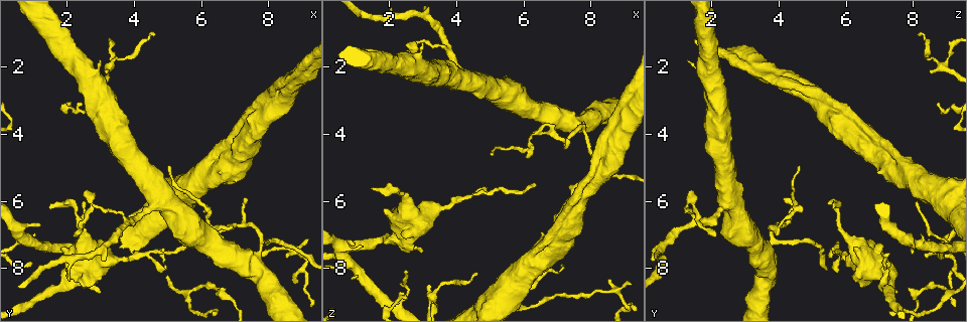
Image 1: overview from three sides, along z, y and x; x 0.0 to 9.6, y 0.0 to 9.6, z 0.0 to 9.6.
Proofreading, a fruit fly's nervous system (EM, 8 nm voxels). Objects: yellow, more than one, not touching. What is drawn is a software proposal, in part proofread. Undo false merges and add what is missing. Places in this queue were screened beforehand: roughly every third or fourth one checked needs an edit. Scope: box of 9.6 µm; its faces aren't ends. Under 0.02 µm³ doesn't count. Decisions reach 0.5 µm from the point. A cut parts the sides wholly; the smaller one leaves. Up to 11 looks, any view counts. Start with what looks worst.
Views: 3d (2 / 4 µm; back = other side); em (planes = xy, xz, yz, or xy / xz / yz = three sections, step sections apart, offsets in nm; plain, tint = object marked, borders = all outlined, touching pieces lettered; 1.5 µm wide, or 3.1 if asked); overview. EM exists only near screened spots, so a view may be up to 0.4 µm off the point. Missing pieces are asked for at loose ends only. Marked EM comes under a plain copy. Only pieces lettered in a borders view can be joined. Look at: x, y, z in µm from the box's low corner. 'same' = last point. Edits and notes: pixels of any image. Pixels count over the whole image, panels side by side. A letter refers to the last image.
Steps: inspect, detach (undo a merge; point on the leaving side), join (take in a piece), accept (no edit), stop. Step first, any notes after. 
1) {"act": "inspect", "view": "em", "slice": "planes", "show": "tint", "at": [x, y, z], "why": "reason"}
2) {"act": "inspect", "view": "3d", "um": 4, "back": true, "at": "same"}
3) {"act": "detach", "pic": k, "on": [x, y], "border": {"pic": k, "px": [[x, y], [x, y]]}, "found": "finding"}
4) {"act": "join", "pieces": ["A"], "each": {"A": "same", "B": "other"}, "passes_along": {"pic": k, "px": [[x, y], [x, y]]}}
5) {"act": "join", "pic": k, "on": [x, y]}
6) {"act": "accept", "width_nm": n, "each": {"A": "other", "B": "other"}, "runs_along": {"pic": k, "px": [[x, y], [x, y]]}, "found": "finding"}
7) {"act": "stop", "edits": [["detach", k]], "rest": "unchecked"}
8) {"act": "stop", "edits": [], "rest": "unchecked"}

{"act": "inspect", "view": "3d", "um": 2, "at": [2.95, 8.60, 7.55], "why": "free end"}

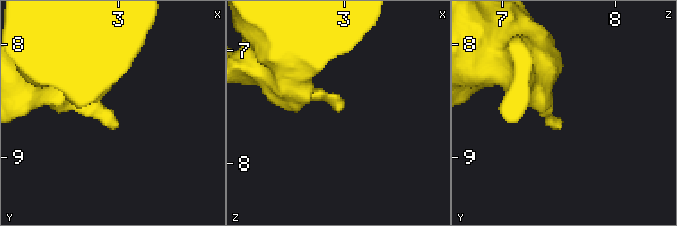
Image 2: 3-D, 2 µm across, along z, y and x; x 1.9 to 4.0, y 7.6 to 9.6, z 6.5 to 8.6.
{"act": "inspect", "view": "em", "slice": "planes", "show": "tint", "at": [2.94, 8.66, 7.50]}

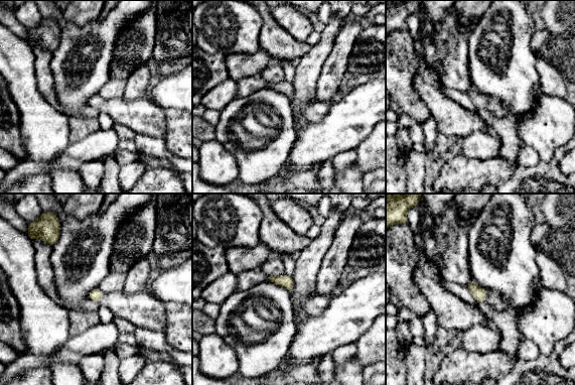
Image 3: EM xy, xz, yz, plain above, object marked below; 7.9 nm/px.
{"act": "inspect", "view": "em", "slice": "planes", "show": "borders", "at": "same", "why": "see the neighbours"}

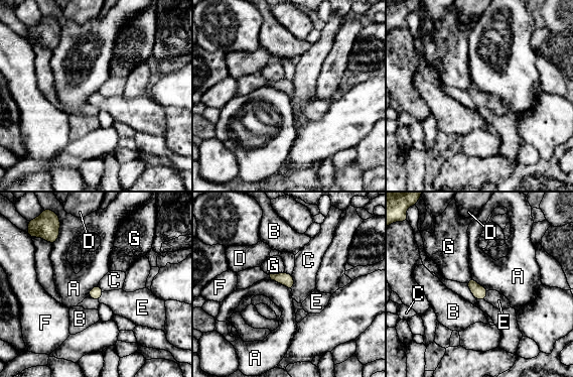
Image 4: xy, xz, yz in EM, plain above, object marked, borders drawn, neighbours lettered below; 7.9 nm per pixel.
{"act": "join", "pieces": ["E"], "each": {"A": "other", "B": "other", "C": "other", "D": "other", "E": "same", "F": "other", "G": "other"}, "passes_along": {"pic": 4, "px": [[479, 292], [486, 294], [498, 300]]}, "found": "it goes on there"}

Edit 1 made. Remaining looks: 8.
{"act": "inspect", "view": "overview", "why": "redraw"}

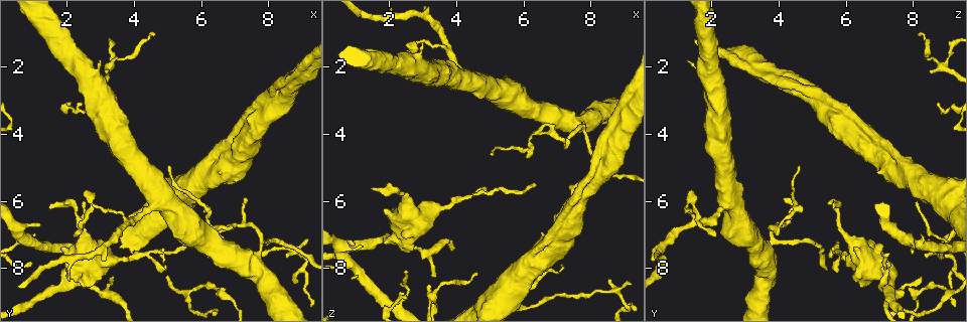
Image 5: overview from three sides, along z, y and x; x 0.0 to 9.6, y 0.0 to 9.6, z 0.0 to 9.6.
{"act": "inspect", "view": "3d", "um": 2, "at": [7.30, 5.90, 4.15], "why": "thin end"}

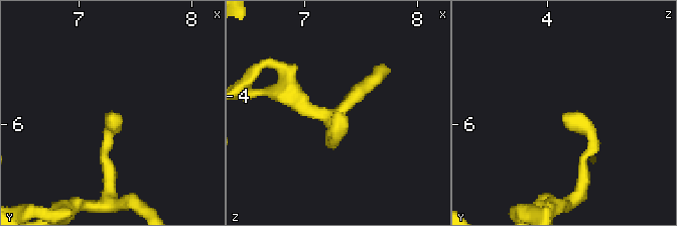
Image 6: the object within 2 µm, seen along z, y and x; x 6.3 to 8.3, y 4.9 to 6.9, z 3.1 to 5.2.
{"act": "inspect", "view": "em", "slice": "xy", "step": 8, "show": "tint", "at": [7.26, 5.94, 4.14]}

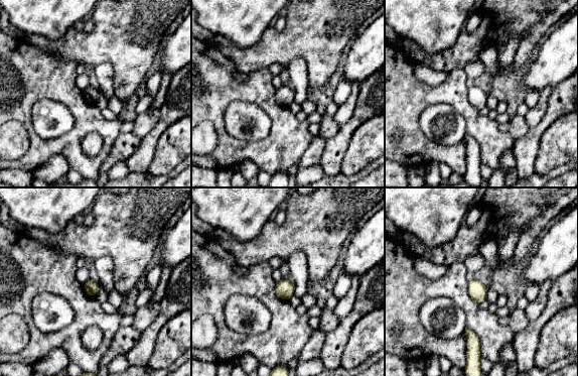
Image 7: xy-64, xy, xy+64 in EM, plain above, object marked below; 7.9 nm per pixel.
{"act": "inspect", "view": "em", "slice": "planes", "show": "borders", "at": "same"}

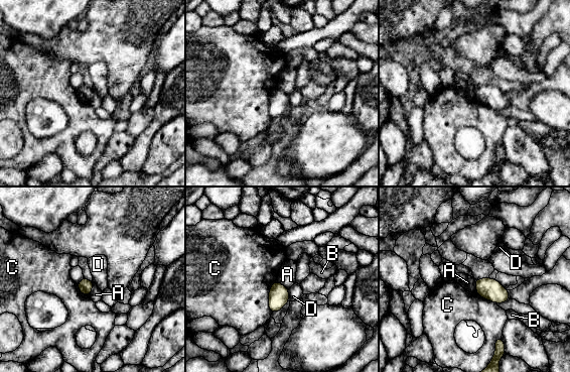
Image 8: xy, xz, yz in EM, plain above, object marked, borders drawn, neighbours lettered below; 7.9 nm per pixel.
{"act": "accept", "each": {"A": "other", "B": "other", "C": "other", "D": "other"}, "border": {"pic": 8, "px": [[275, 280], [269, 291], [271, 314]]}, "found": "none of them fits"}

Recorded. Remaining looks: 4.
{"act": "stop", "edits": [["join", 4]], "rest": "unchecked"}

